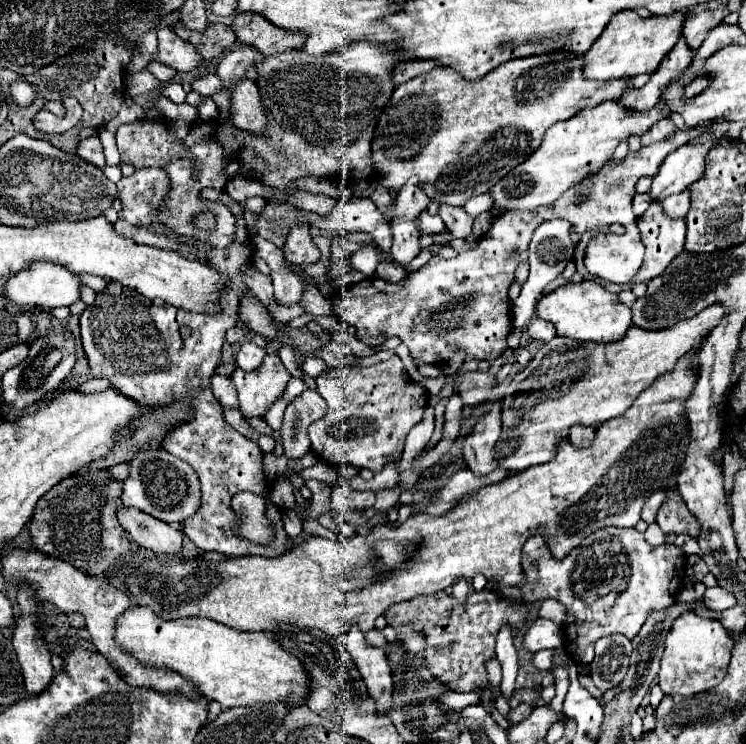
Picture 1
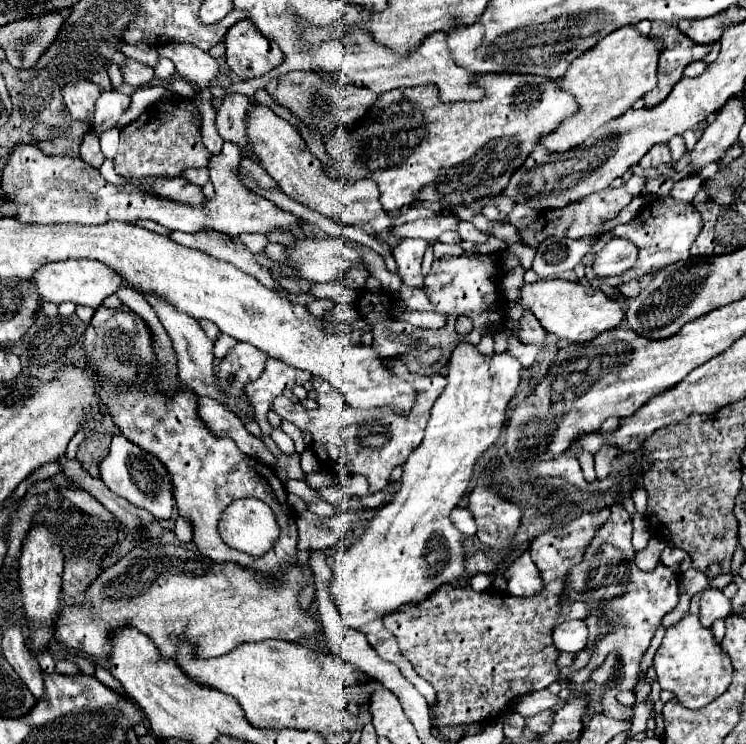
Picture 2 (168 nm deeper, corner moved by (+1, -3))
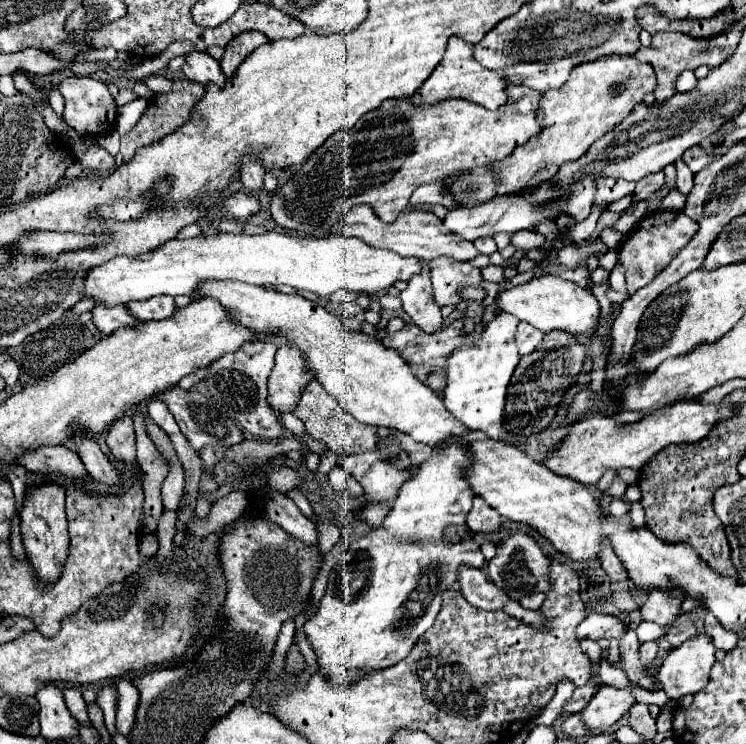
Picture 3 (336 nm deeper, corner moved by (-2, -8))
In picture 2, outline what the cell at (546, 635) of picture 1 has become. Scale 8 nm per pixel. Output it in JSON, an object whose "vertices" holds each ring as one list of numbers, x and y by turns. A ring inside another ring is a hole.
{"vertices":[[581,619,563,621,553,631,553,645,559,651,567,653,579,653,585,647,585,639,587,639,587,627]]}

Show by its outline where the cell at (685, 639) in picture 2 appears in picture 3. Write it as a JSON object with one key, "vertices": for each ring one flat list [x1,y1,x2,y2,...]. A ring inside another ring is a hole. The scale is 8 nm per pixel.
{"vertices":[[698,634,666,656,658,672,658,682,674,700,686,694,696,694,700,688,704,688,704,684,708,684,714,662,712,640,708,640,706,634]]}

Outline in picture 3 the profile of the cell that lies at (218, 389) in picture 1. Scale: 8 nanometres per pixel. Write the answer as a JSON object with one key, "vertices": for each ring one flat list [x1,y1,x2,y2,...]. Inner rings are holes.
{"vertices":[[156,296,148,300,134,300,128,304,128,310,136,316,136,320,164,320,172,316,172,310,176,310,172,296]]}

